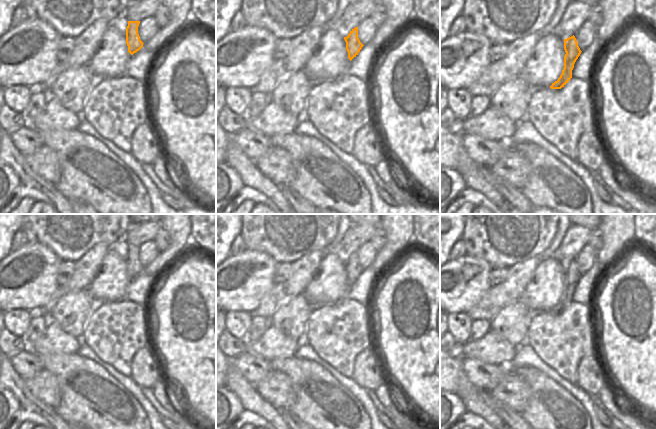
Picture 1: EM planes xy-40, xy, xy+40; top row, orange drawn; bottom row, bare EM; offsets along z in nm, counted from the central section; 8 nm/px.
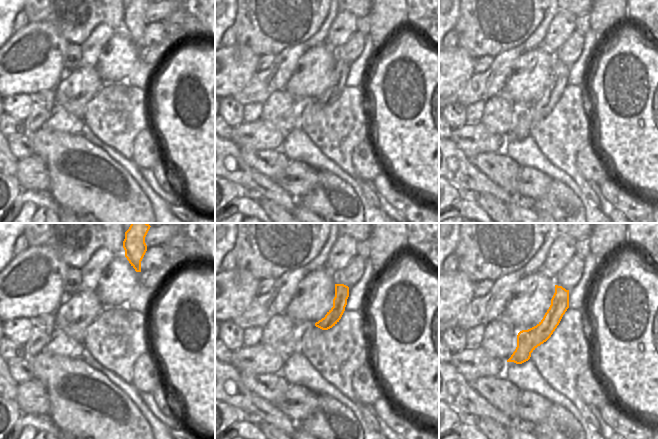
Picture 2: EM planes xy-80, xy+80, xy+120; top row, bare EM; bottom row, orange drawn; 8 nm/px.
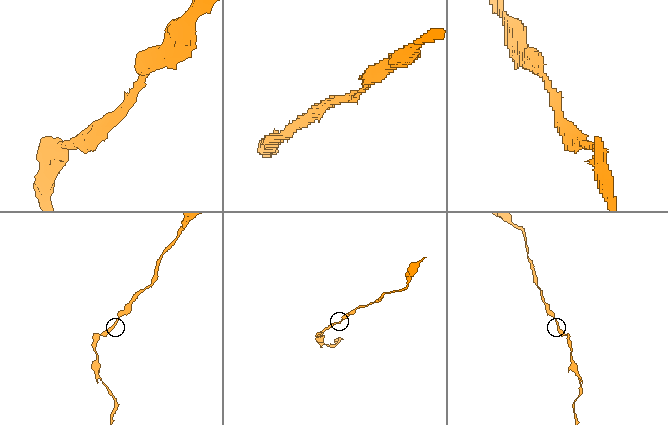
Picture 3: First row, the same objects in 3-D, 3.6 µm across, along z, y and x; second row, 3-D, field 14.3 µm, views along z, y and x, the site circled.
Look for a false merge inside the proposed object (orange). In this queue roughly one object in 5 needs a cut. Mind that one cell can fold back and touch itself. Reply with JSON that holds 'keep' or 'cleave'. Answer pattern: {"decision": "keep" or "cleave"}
{"decision": "keep"}

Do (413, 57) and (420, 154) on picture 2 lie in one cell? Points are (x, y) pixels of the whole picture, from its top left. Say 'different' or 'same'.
same

